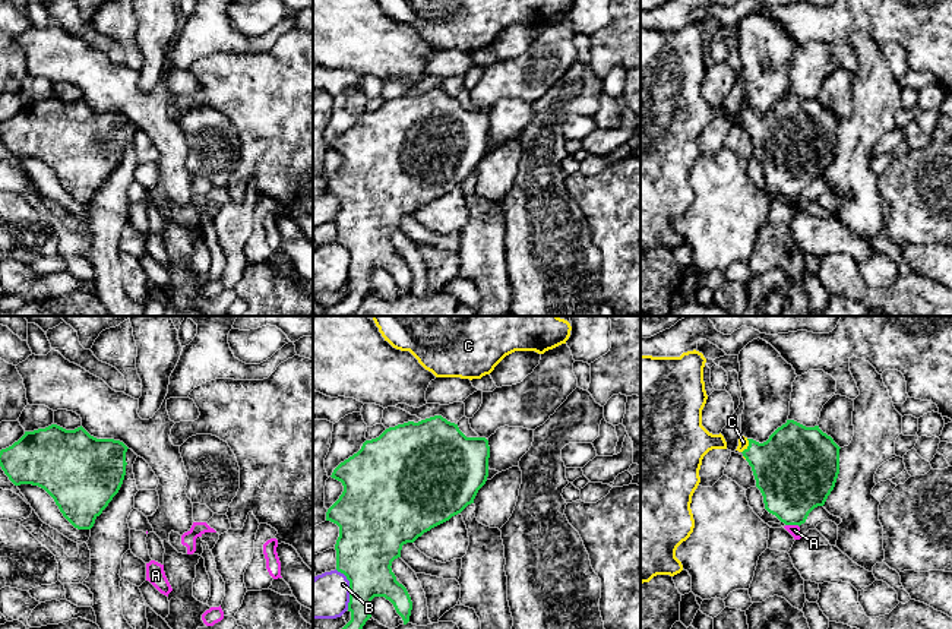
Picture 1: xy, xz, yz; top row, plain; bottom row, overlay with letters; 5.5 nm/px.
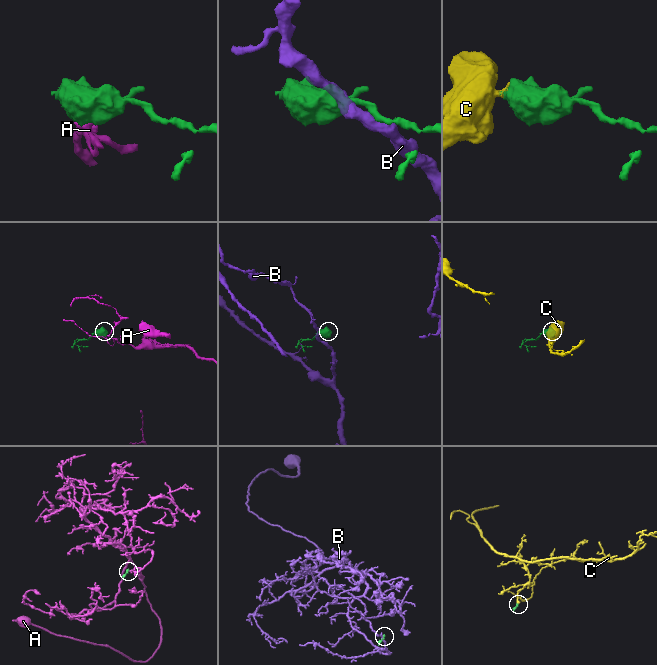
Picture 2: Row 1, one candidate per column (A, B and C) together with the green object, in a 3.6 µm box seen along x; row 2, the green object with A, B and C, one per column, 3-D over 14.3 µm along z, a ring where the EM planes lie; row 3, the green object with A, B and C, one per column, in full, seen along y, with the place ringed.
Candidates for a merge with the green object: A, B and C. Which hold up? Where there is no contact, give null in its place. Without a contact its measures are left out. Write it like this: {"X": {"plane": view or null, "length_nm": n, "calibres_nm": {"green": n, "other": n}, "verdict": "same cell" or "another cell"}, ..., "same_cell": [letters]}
{"A": {"plane": "yz", "length_nm": 80, "calibres_nm": {"green": 400, "other": 60}, "verdict": "another cell"}, "B": {"plane": "xz", "length_nm": 240, "calibres_nm": {"green": 320, "other": 240}, "verdict": "another cell"}, "C": {"plane": "yz", "length_nm": 90, "calibres_nm": {"green": 380, "other": 60}, "verdict": "same cell"}, "same_cell": ["C"]}

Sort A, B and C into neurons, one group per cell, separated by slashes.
A / B / C

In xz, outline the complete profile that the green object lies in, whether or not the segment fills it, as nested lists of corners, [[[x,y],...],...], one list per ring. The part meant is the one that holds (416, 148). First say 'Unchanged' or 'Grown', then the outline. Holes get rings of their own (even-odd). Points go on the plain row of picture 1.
Unchanged. [[[434,88],[386,101],[333,142],[330,149],[342,155],[344,164],[328,181],[326,193],[339,199],[336,243],[350,253],[351,293],[328,307],[323,316],[350,316],[355,312],[371,290],[370,275],[374,269],[389,272],[404,297],[409,294],[412,274],[407,260],[396,253],[392,234],[401,230],[404,216],[414,215],[474,176],[488,149],[488,130],[486,110],[466,110],[458,97]]]

